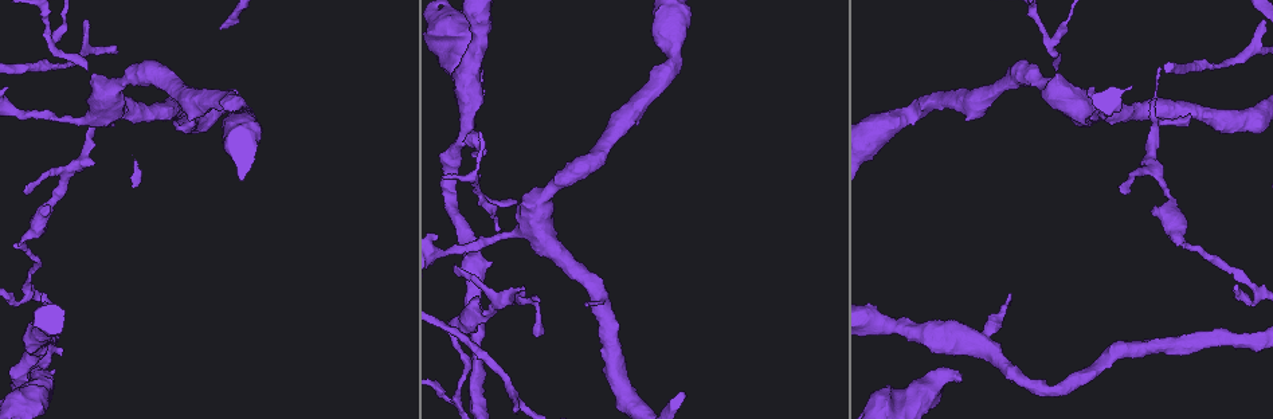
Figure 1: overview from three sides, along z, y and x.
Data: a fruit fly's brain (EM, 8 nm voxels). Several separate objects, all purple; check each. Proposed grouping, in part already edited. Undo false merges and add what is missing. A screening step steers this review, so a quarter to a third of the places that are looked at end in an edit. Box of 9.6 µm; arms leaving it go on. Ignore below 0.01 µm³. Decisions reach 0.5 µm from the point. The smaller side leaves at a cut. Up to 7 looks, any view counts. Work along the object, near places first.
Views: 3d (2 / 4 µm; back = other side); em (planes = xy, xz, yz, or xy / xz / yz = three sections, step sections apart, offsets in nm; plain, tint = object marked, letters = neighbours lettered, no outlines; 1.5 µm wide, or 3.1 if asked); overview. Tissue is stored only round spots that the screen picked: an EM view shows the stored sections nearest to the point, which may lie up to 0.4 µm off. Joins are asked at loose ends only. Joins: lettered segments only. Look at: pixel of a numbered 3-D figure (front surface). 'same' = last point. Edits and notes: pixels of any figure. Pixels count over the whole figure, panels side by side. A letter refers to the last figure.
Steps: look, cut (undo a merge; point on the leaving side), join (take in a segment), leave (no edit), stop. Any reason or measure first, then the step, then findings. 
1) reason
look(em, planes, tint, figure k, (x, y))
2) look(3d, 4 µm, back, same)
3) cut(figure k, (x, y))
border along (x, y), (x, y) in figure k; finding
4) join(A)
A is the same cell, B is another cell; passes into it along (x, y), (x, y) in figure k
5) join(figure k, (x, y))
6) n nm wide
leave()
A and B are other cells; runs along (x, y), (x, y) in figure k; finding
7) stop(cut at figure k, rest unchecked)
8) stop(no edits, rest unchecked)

an open end
look(3d, 2 µm, figure 1, (959, 378))

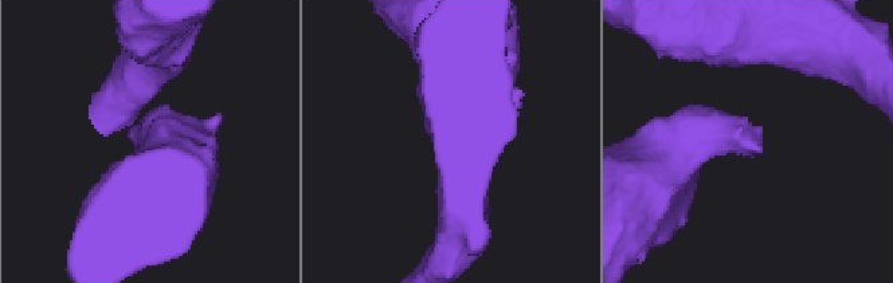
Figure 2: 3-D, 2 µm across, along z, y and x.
look(em, xy, step 8, tint, figure 2, (135, 147))

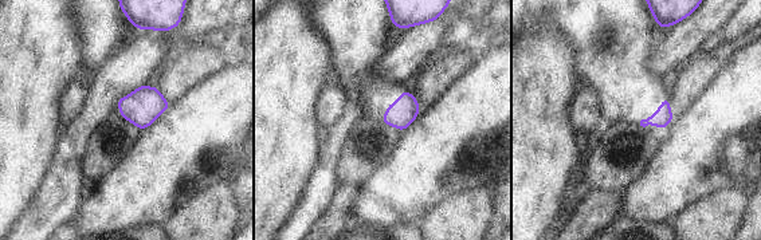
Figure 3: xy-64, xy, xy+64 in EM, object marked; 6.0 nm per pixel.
cut it another way
look(em, planes, letters, same)

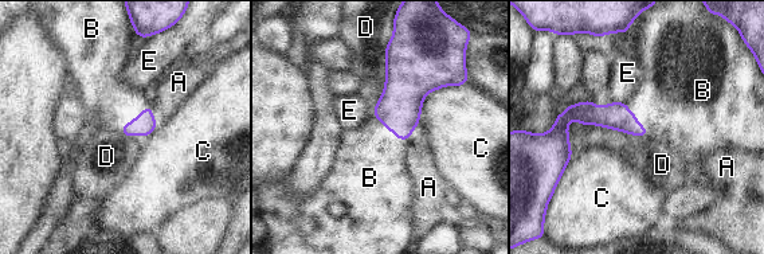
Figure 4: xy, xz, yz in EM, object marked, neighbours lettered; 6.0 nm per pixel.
join(B)
B is the same cell, A, C, D and E are other cells; passes into it along (616, 116), (635, 120), (673, 102) in figure 4; it goes on there

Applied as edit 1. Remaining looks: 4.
look(overview)

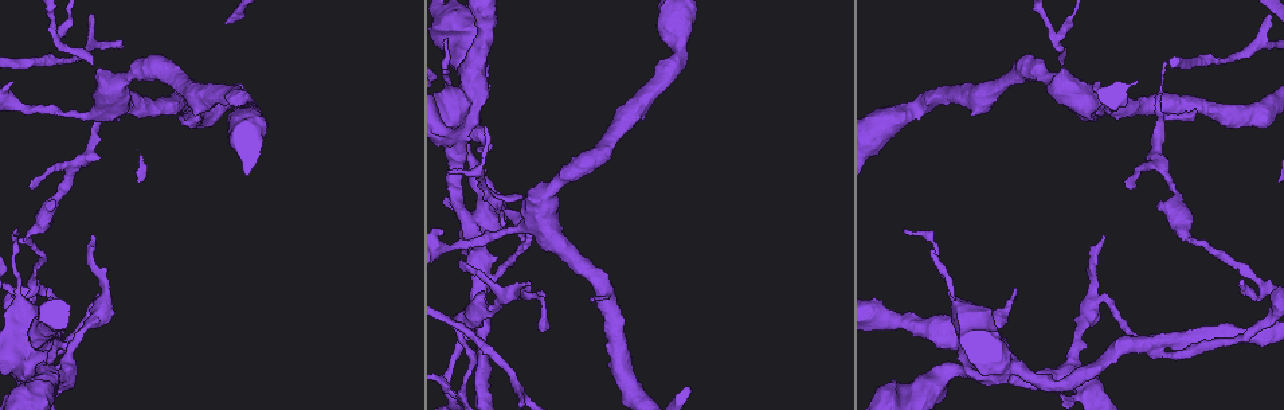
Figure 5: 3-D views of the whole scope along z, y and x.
branch stops here
look(em, planes, letters, figure 5, (1103, 239))

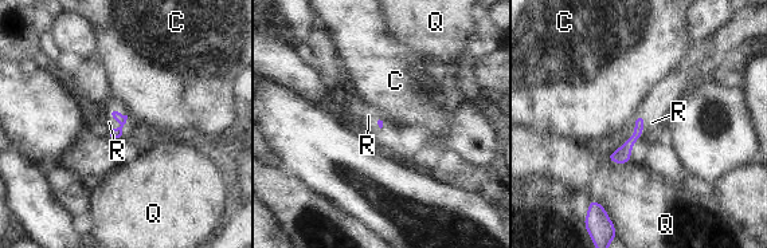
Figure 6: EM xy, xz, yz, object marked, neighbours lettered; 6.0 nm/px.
join(R)
R is the same cell, C and Q are other cells; passes into it along (113, 133), (114, 118), (109, 122) in figure 6; the neuron continues

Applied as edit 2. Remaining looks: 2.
stop(join at figure 4, join at figure 6, rest unchecked)

